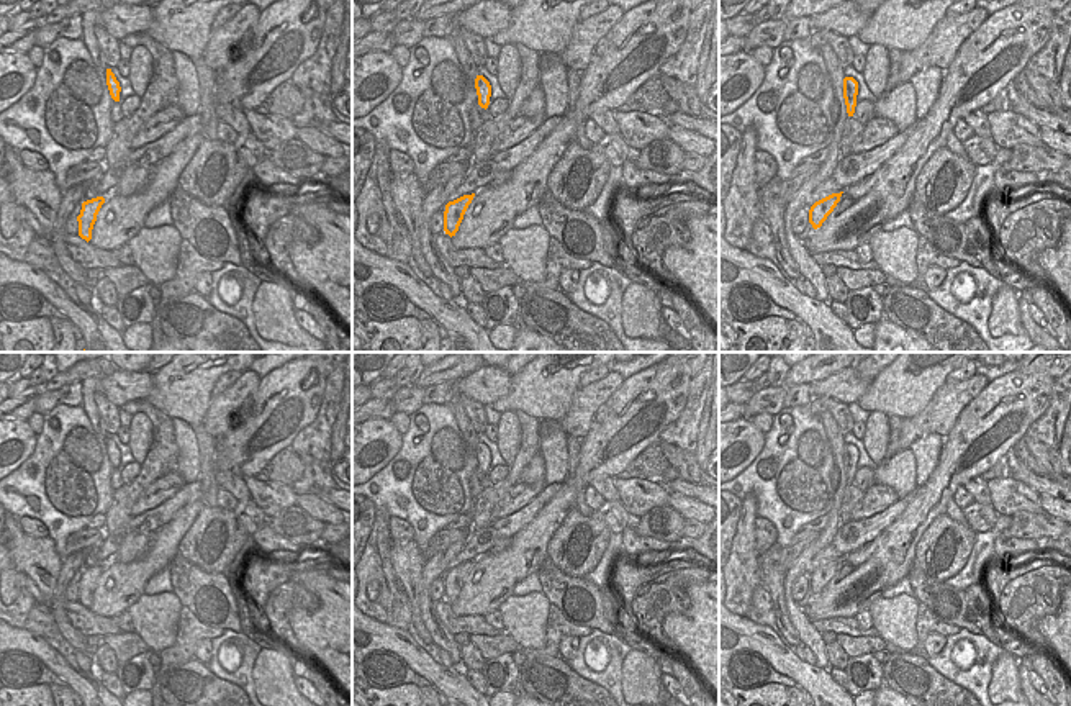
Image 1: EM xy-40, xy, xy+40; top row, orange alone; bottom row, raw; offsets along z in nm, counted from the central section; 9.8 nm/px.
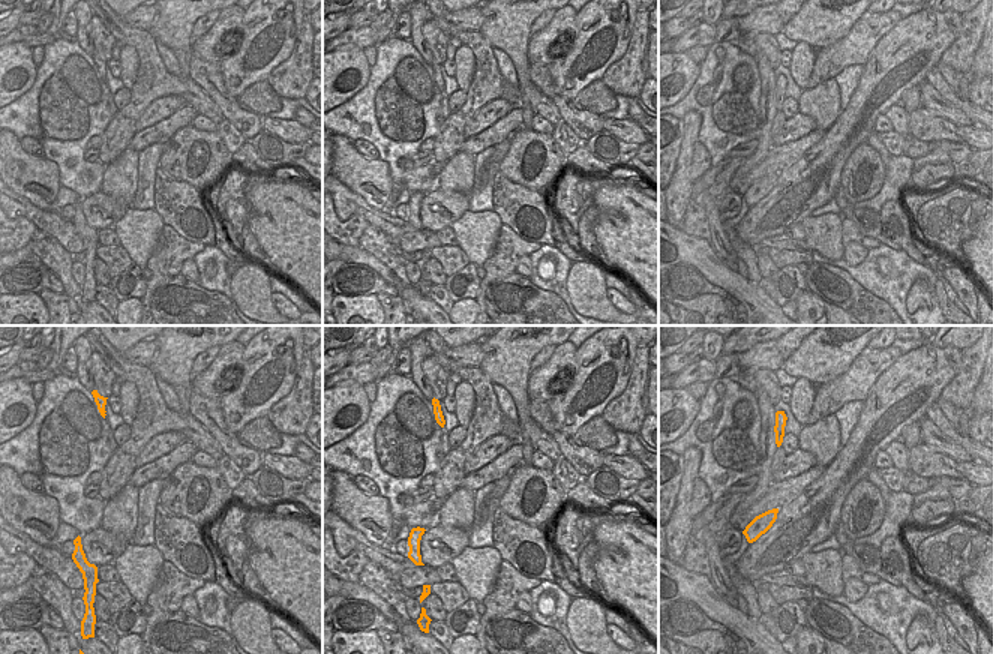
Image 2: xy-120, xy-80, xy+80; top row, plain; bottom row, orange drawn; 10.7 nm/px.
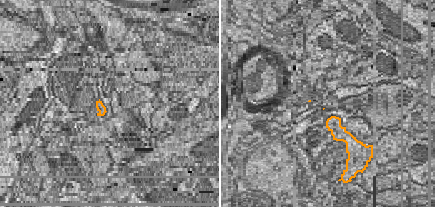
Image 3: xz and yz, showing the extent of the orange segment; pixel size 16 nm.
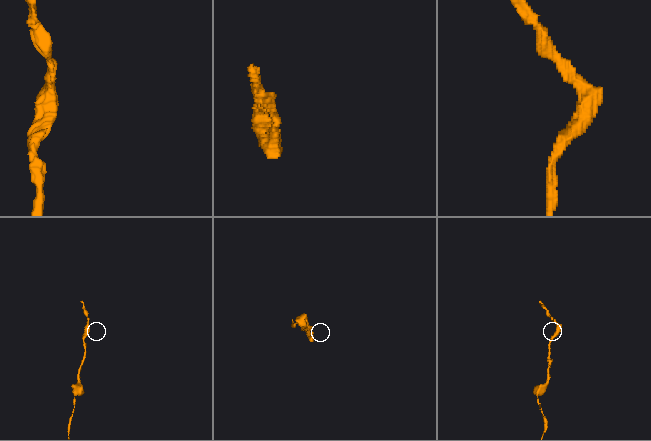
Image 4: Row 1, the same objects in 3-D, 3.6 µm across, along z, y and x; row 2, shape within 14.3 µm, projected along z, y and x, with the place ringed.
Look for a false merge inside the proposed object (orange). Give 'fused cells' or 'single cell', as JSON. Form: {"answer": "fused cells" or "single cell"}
{"answer": "single cell"}

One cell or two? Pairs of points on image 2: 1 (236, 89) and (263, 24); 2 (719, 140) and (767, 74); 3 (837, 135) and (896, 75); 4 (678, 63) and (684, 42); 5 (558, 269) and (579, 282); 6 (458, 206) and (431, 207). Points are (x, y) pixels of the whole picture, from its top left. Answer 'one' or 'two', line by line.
1: one
2: two
3: one
4: two
5: two
6: one

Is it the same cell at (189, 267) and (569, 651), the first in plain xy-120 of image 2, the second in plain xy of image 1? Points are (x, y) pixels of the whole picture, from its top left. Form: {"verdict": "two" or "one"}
{"verdict": "one"}

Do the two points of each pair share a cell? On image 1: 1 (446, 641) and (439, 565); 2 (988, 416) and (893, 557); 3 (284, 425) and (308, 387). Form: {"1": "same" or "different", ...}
{"1": "same", "2": "same", "3": "same"}

